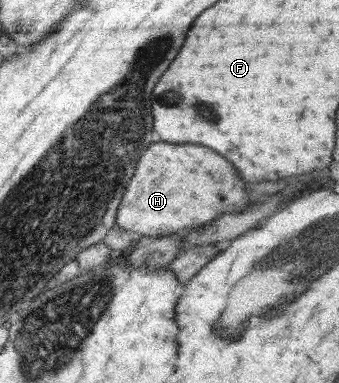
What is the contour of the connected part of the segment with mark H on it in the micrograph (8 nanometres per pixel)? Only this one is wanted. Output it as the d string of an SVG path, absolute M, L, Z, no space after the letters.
M162 141L157 143L149 142L144 153L142 153L142 157L138 160L134 177L130 179L126 186L124 195L122 196L122 201L120 202L117 211L116 223L126 231L133 231L138 236L144 235L150 238L156 237L156 235L166 236L172 235L173 233L184 234L189 230L198 229L201 225L213 223L213 221L223 213L238 213L239 211L246 209L252 200L252 195L252 193L247 193L246 185L244 185L242 177L238 177L238 171L234 169L234 165L232 165L230 161L226 161L222 155L218 155L216 151L206 149L206 147L202 147L202 145L170 145L170 143L162 143Z

